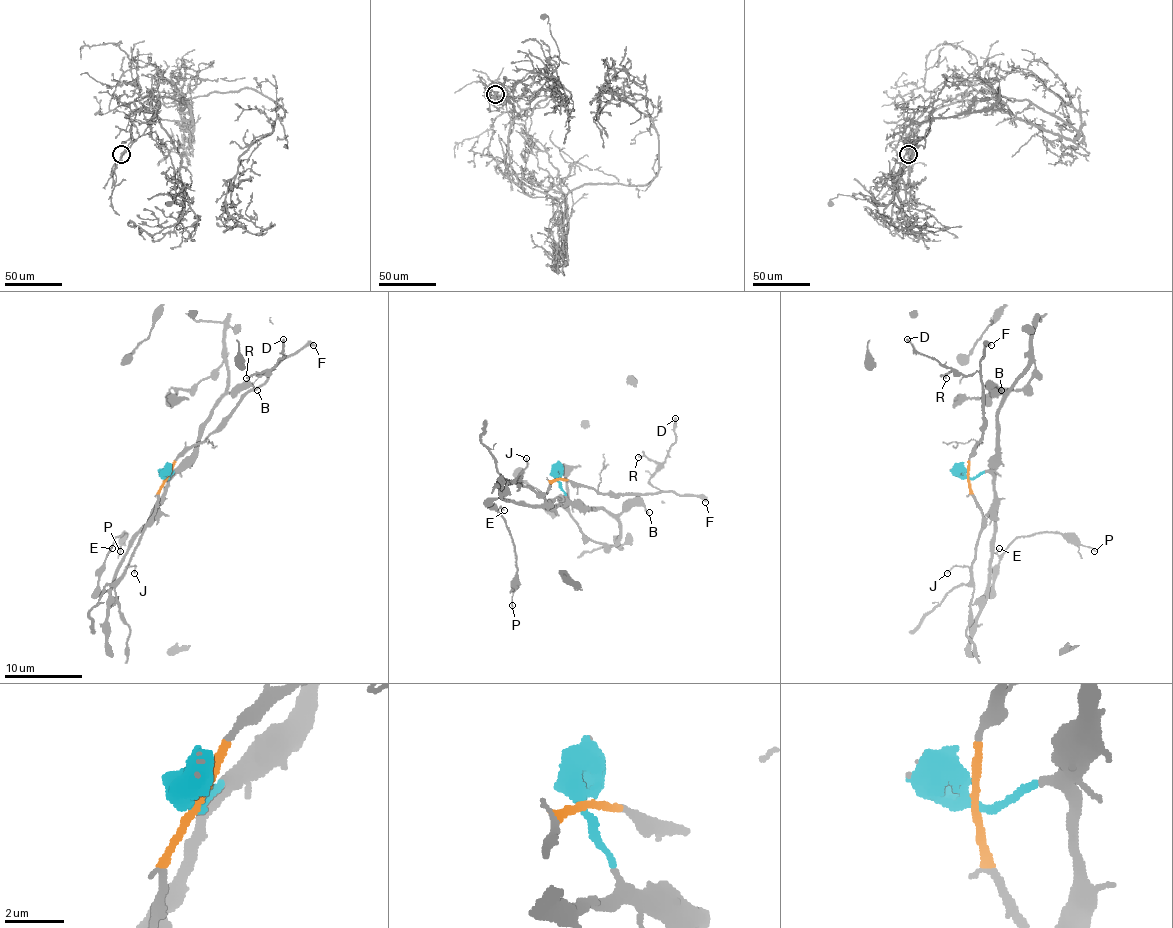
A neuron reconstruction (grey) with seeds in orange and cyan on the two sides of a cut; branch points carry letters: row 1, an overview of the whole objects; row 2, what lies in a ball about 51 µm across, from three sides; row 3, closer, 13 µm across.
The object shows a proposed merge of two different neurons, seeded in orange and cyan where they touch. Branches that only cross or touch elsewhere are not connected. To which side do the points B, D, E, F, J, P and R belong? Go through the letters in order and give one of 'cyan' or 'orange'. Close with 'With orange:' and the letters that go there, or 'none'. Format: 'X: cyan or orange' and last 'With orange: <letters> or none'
B: cyan
D: orange
E: cyan
F: orange
J: orange
P: cyan
R: orange
With orange: D, F, J, R

